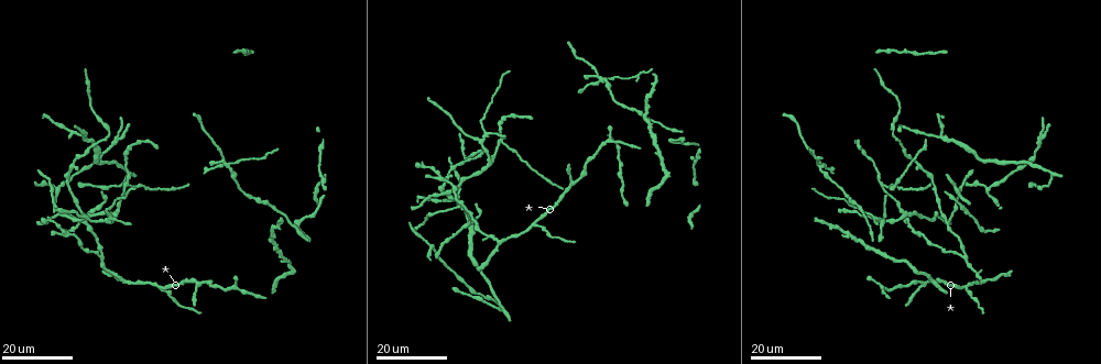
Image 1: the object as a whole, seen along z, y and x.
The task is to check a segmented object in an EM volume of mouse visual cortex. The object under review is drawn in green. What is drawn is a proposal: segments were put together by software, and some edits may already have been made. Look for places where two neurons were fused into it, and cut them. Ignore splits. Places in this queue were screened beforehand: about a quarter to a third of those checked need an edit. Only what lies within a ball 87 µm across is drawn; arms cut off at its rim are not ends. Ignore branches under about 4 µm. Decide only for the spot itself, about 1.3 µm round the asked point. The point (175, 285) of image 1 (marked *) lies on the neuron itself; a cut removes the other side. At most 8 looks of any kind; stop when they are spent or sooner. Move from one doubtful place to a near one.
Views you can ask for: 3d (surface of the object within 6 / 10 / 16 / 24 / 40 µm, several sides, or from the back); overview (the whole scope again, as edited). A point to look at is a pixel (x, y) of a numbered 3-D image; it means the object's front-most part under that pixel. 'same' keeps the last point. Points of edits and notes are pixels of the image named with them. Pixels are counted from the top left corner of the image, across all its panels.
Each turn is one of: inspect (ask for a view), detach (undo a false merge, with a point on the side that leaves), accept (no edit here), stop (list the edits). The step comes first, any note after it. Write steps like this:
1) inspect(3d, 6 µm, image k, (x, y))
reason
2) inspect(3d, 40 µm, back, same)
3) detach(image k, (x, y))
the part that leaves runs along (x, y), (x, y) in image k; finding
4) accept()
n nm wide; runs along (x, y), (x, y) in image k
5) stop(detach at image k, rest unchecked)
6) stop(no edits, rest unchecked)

inspect(3d, 16 µm, image 1, (903, 214))
branch point

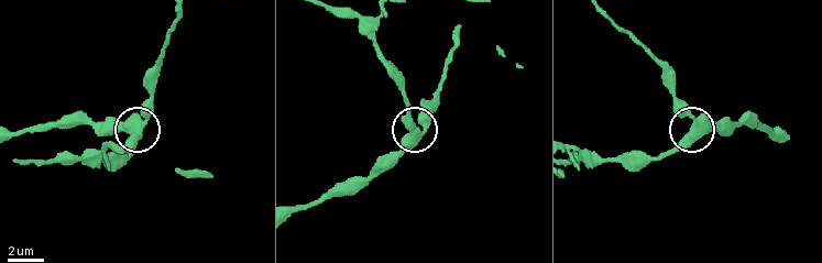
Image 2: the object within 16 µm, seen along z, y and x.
inspect(3d, 10 µm, image 2, (421, 134))
closer look

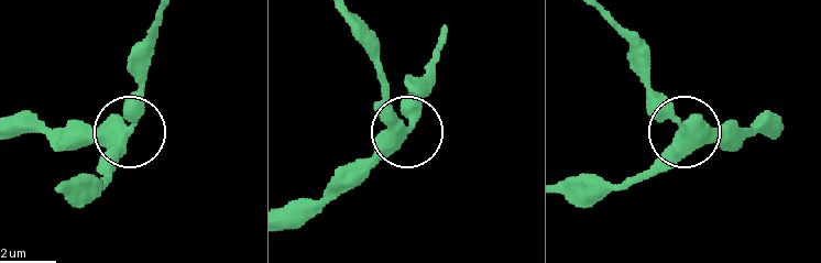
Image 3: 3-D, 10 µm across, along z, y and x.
inspect(3d, 6 µm, image 3, (404, 131))

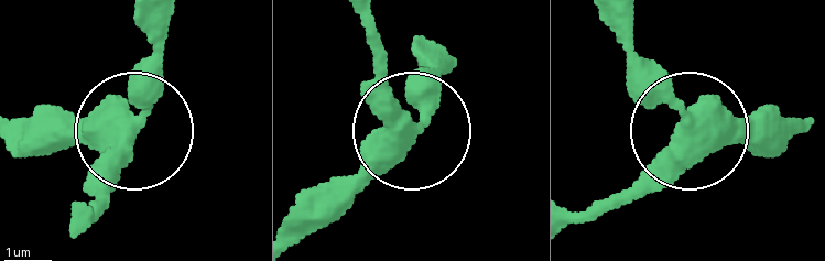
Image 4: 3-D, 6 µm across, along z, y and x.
accept()
3 arms; one neuron here

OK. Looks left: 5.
inspect(3d, 16 µm, image 1, (882, 183))
four or more arms meet

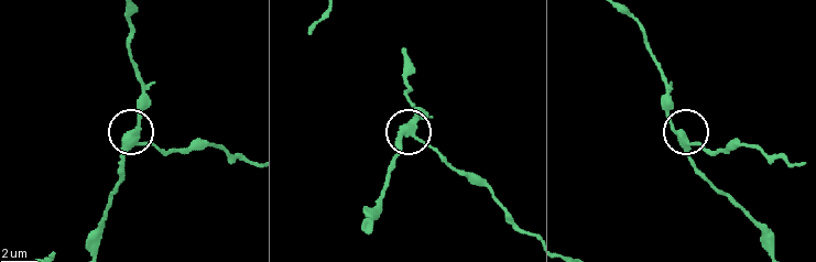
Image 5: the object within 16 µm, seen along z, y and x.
inspect(3d, 10 µm, image 5, (413, 135))
closer look

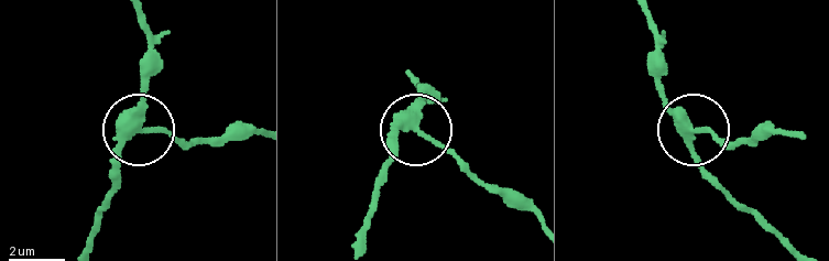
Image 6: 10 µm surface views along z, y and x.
accept()
4 arms; runs along (83, 250), (113, 158), (132, 137), (161, 130), (208, 143) in image 6; one neuron here

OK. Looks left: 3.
inspect(3d, 24 µm, image 1, (87, 222))
thin arm on a thick one

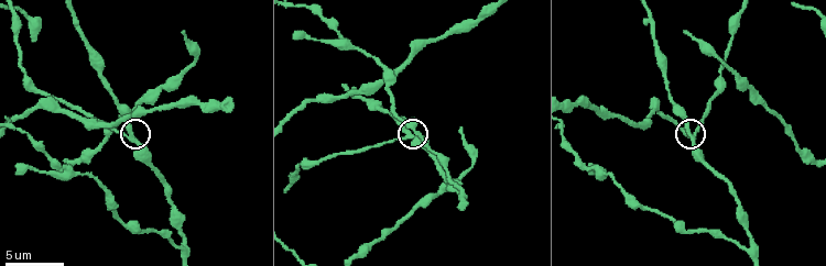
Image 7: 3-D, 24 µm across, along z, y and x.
inspect(3d, 6 µm, image 7, (404, 136))

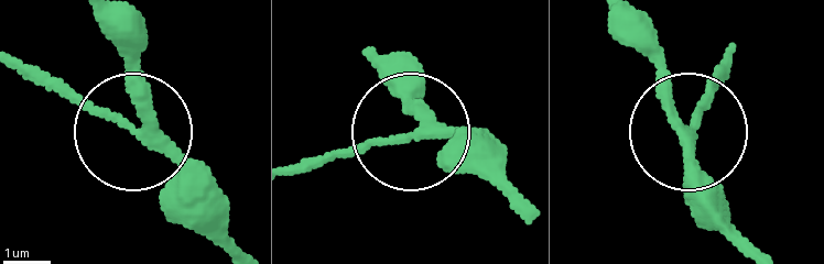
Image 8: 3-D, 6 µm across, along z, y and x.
accept()
240 nm wide; continuous, no second neuron

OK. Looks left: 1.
stop(no edits, rest unchecked)

